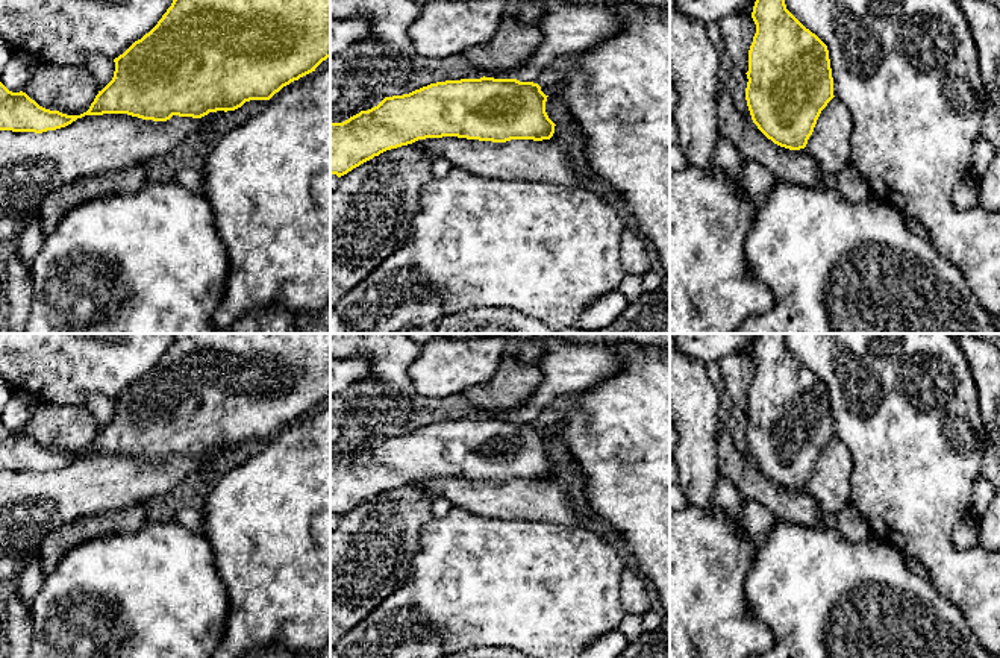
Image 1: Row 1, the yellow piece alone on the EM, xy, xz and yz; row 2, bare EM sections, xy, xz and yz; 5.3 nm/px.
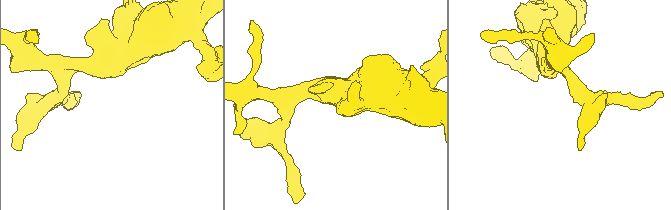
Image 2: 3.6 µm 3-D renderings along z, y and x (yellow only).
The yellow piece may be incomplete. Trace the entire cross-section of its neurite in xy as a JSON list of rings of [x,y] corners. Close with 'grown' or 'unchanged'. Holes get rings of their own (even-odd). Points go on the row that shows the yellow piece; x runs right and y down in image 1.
[[[173,0],[158,24],[114,59],[112,80],[80,115],[45,109],[26,92],[12,92],[0,82],[0,130],[42,133],[85,115],[103,114],[127,114],[153,121],[167,121],[173,115],[202,118],[209,112],[235,111],[250,100],[270,100],[283,86],[315,71],[327,58],[330,0]]]; unchanged

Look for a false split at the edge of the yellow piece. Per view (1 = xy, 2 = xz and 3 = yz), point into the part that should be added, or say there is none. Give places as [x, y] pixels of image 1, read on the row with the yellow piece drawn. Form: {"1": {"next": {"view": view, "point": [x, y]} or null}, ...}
{"1": {"next": null}, "2": {"next": null}, "3": {"next": null}}

